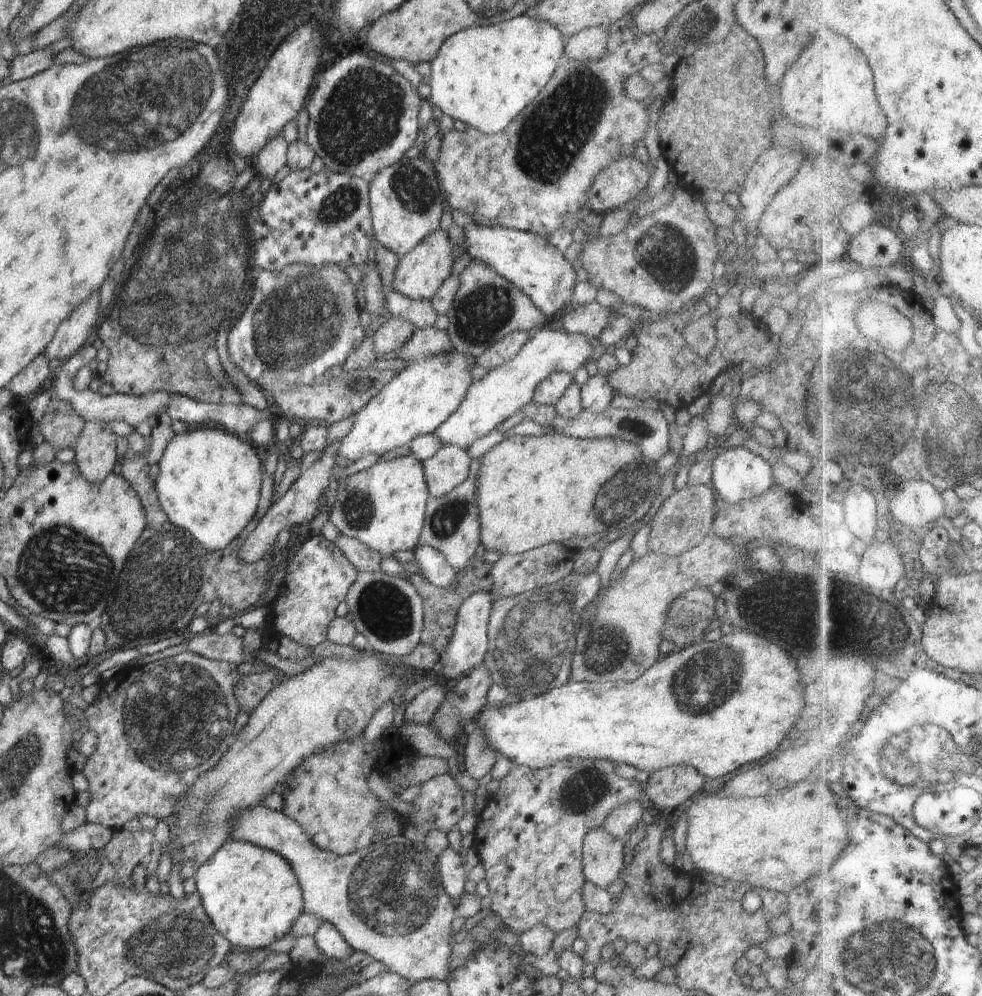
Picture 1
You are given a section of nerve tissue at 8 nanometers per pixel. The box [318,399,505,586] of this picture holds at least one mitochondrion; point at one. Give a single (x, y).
(445, 521)

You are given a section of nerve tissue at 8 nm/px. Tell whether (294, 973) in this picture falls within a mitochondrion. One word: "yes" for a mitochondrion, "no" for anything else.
no

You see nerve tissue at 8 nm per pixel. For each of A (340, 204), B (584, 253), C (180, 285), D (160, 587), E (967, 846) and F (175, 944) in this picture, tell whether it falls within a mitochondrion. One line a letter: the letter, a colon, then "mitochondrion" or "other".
A: mitochondrion
B: other
C: mitochondrion
D: mitochondrion
E: other
F: mitochondrion

